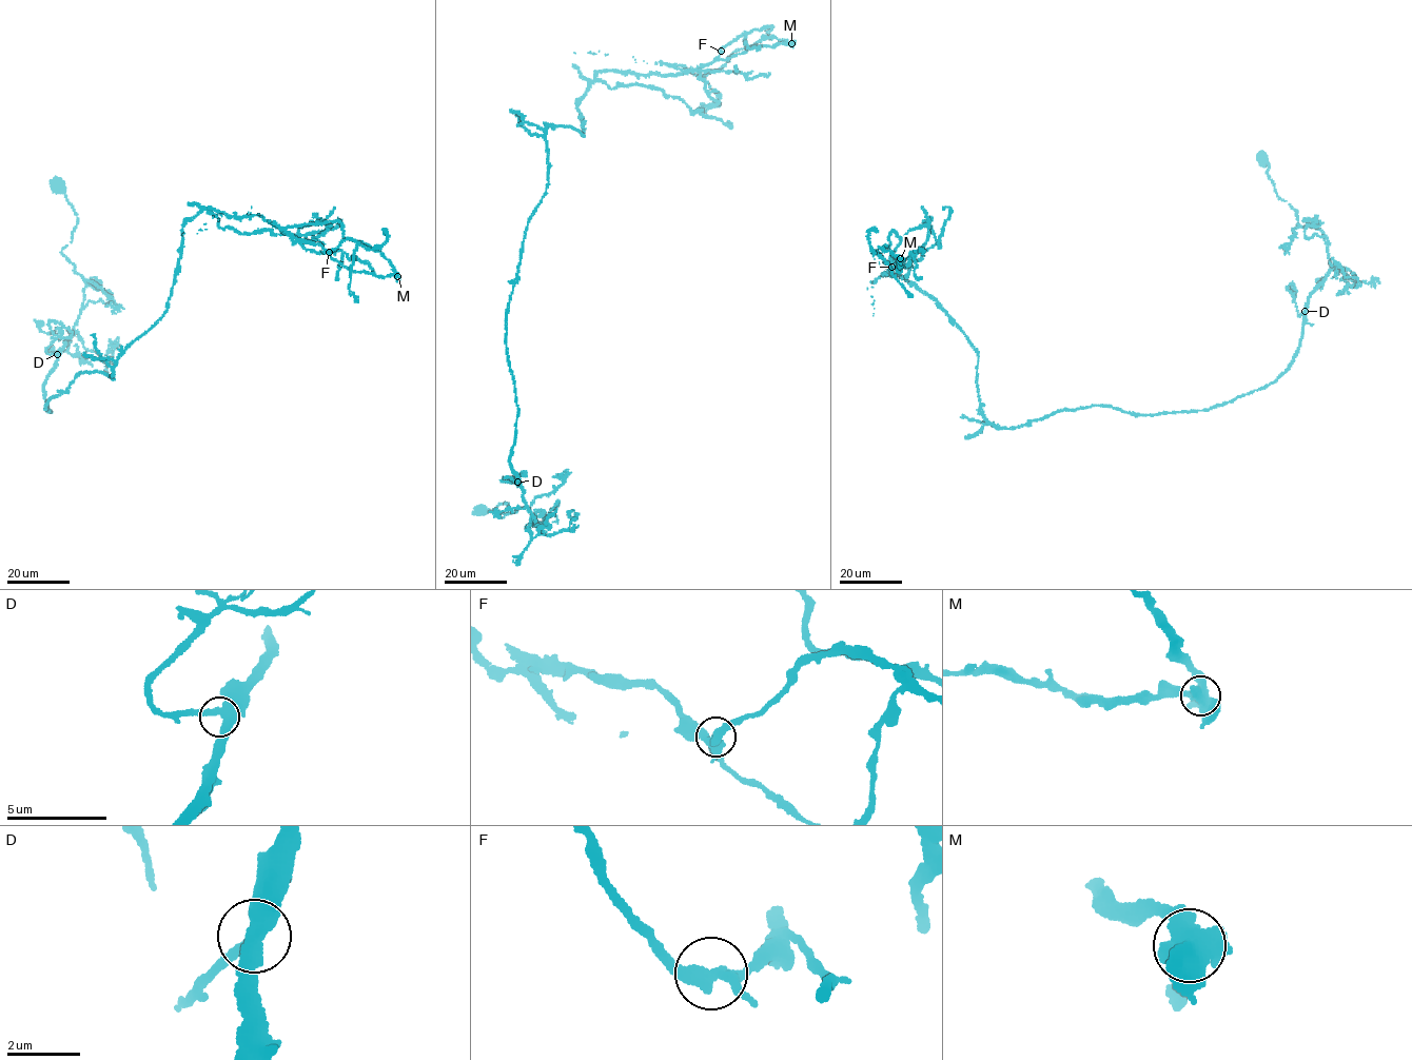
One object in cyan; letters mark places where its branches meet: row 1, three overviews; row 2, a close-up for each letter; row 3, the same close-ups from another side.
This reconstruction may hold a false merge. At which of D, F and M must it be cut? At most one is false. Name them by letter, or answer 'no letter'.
M

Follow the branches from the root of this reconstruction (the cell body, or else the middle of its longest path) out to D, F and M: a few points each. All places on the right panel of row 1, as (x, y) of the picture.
D: (1261, 158), (1277, 194), (1297, 211), (1297, 224), (1318, 228), (1327, 247), (1330, 271), (1305, 311)
F: (1261, 158), (1330, 271), (1289, 368), (1207, 410), (994, 427), (977, 351), (891, 267)
M: (1261, 158), (1330, 271), (1289, 368), (1207, 410), (994, 427), (977, 351), (883, 274), (900, 258)

